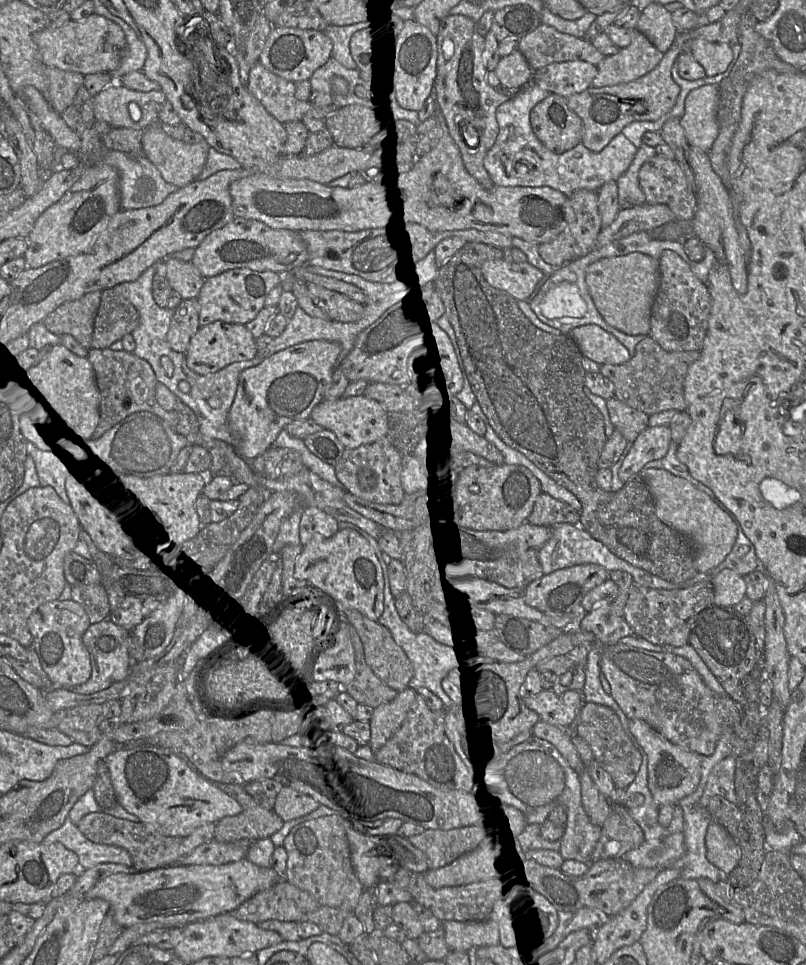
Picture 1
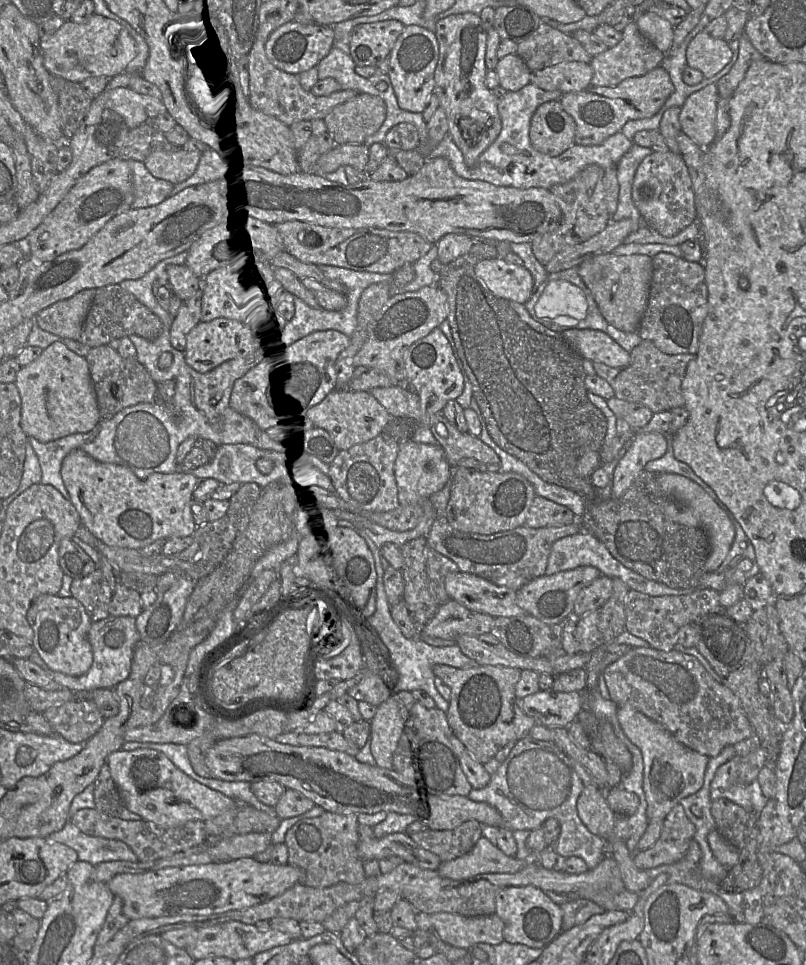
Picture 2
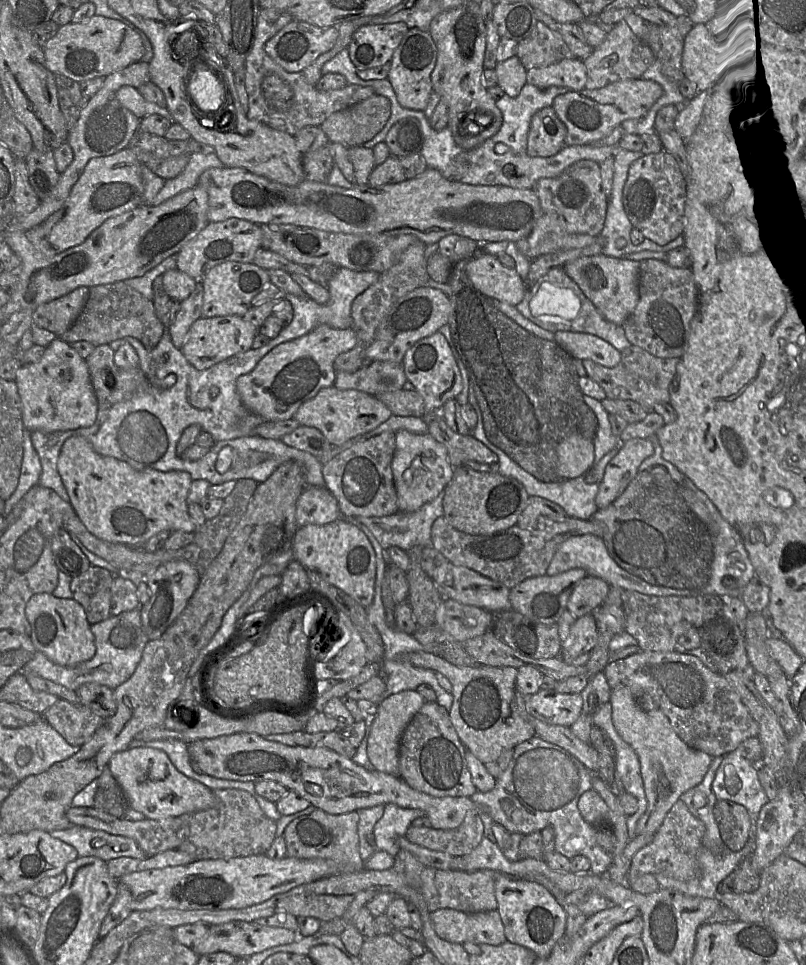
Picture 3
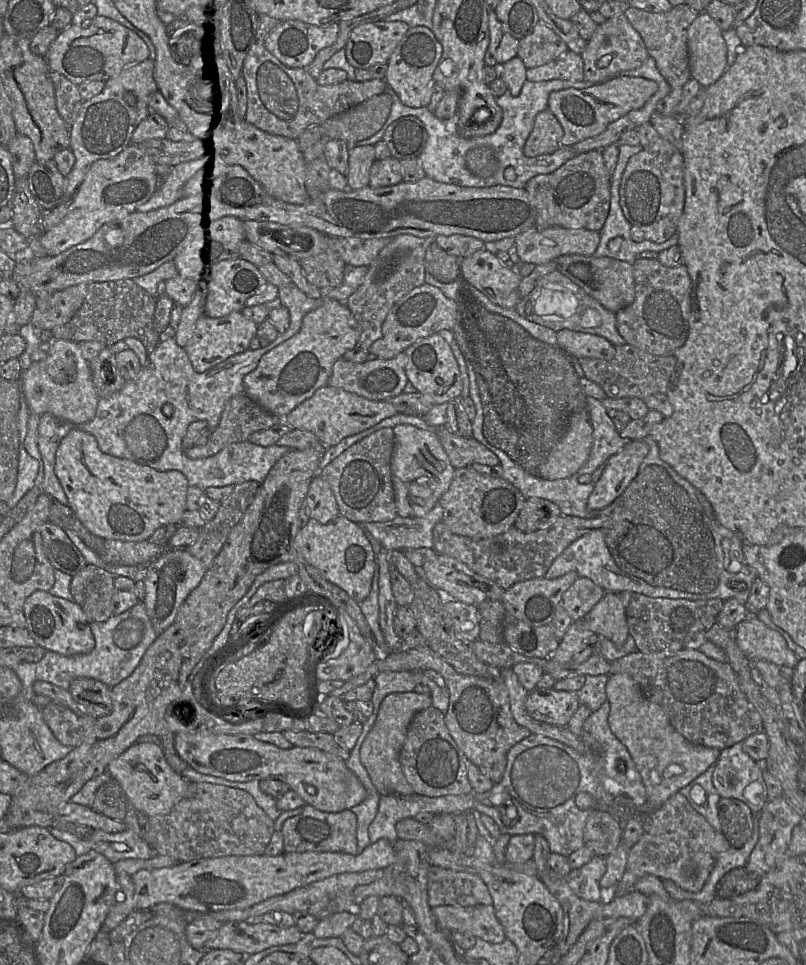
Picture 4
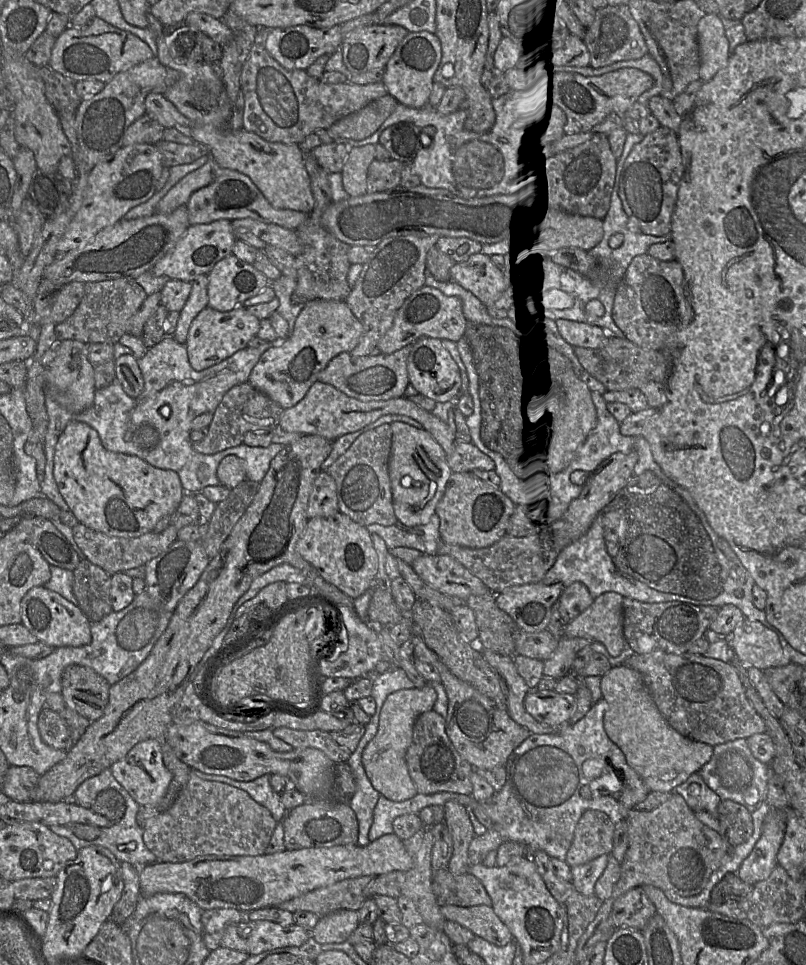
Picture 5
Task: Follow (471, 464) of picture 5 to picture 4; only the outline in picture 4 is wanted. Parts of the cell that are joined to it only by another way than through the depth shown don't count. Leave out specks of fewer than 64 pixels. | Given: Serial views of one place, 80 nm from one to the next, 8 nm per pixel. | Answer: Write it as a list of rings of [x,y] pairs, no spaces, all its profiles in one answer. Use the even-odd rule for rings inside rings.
[[[446,426],[434,428],[434,430],[436,430],[437,436],[455,469],[468,467],[473,463],[490,467],[499,464],[496,454],[472,436],[455,435]]]

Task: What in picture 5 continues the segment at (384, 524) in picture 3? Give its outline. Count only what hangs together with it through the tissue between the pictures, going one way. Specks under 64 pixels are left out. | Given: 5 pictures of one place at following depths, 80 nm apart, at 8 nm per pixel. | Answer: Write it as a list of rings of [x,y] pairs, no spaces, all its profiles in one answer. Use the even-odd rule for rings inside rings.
[[[435,513],[431,516],[429,522],[423,525],[409,527],[397,520],[395,524],[390,526],[370,524],[366,528],[370,534],[377,534],[381,537],[389,550],[396,547],[407,547],[427,555],[439,553],[439,517]]]

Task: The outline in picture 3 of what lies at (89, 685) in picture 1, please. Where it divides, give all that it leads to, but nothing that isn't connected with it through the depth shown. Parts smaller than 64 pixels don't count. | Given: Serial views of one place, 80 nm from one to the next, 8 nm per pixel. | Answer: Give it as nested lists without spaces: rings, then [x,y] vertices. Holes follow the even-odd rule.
[[[140,609],[111,615],[108,619],[92,624],[91,632],[95,638],[96,652],[93,658],[73,667],[66,667],[51,661],[40,651],[34,653],[34,657],[23,667],[26,673],[37,675],[61,684],[68,689],[76,691],[81,685],[94,682],[114,689],[126,682],[134,673],[144,650],[149,641],[143,631]]]

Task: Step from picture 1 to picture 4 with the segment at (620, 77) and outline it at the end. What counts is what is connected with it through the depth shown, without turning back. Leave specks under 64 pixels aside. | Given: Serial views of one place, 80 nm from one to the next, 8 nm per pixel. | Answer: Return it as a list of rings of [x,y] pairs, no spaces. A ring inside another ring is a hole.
[[[623,13],[597,26],[594,34],[587,41],[581,57],[584,63],[583,81],[600,84],[614,74],[639,68],[648,59],[649,54],[641,36]]]

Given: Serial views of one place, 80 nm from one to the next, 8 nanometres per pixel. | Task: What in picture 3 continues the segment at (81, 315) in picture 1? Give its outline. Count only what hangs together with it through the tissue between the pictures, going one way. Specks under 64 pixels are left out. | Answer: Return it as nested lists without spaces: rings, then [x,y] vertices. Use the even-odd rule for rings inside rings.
[[[78,287],[64,296],[38,306],[33,312],[33,324],[59,337],[75,323],[88,296],[88,287]]]

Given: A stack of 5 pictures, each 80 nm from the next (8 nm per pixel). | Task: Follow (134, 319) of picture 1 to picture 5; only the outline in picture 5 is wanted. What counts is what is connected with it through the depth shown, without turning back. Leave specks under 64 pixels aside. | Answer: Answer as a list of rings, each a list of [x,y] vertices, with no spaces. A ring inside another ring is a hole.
[[[130,277],[86,282],[84,295],[73,314],[65,321],[56,324],[55,337],[58,342],[78,340],[90,343],[117,343],[128,333],[128,322],[137,313],[148,295],[144,289]]]

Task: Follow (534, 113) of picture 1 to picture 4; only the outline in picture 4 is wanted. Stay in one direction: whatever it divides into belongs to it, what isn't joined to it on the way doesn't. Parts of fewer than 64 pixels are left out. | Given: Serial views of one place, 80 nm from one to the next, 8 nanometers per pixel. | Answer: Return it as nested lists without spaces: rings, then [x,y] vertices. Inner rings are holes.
[[[548,109],[543,110],[535,117],[534,128],[525,143],[523,153],[527,157],[553,154],[562,147],[560,141],[563,135],[563,127],[555,115]]]

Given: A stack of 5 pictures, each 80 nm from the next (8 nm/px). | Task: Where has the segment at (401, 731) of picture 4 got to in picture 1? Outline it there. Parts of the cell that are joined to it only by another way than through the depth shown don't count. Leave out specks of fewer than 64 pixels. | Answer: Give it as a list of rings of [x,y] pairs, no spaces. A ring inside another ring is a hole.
[[[407,688],[398,692],[390,702],[374,708],[370,725],[370,742],[375,754],[401,727],[407,713],[417,697],[416,690]]]

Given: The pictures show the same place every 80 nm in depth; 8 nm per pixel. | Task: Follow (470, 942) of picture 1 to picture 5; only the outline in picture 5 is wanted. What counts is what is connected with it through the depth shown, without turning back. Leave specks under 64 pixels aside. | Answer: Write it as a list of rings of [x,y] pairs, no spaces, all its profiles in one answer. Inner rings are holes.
[[[447,905],[441,906],[440,912],[446,920],[458,923],[470,930],[475,936],[493,945],[503,946],[513,941],[511,932],[491,906],[459,907]]]

